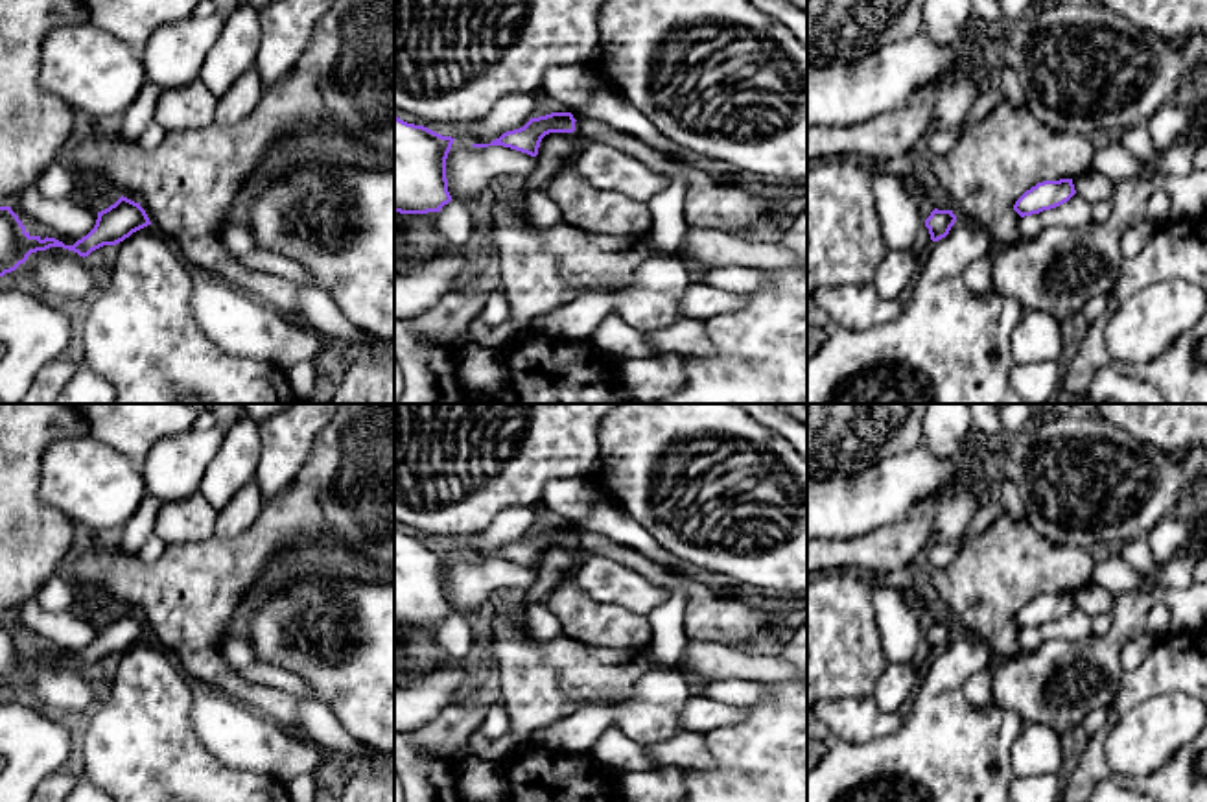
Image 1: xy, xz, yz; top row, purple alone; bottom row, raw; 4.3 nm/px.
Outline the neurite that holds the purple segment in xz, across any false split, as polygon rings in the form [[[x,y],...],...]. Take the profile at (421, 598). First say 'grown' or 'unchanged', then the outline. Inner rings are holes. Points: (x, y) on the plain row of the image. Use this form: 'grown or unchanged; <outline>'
unchanged; [[[394,527],[394,625],[440,625],[451,614],[446,572],[453,553]]]

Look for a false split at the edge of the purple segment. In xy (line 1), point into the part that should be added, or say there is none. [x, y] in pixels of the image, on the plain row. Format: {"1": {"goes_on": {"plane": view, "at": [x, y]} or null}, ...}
{"1": {"goes_on": null}}

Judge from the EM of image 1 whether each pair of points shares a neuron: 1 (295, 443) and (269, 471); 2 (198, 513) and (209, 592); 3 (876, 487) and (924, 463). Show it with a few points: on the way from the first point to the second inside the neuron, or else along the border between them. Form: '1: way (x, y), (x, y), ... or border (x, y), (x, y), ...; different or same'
1: way (288, 450), (277, 463); same
2: border (214, 535), (203, 541), (170, 542), (166, 546); different
3: way (887, 487), (898, 487), (913, 474); same

